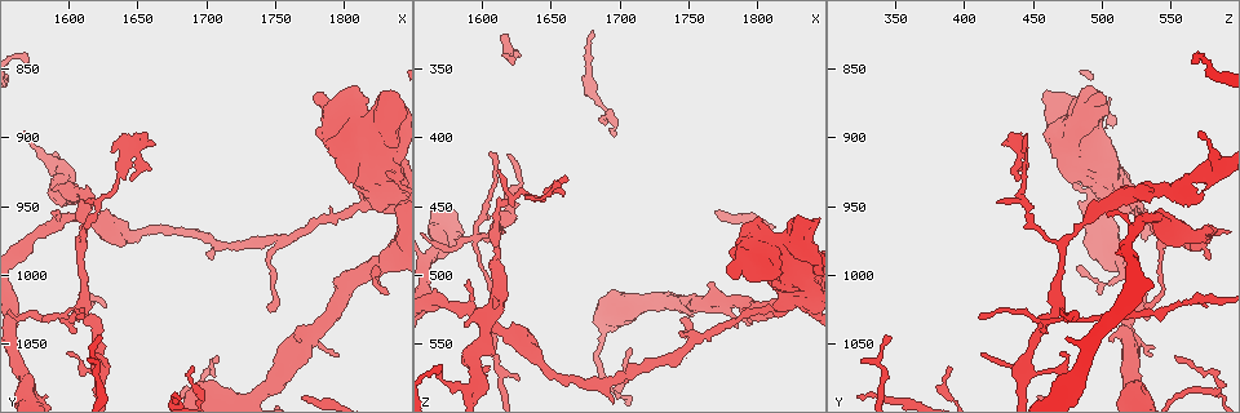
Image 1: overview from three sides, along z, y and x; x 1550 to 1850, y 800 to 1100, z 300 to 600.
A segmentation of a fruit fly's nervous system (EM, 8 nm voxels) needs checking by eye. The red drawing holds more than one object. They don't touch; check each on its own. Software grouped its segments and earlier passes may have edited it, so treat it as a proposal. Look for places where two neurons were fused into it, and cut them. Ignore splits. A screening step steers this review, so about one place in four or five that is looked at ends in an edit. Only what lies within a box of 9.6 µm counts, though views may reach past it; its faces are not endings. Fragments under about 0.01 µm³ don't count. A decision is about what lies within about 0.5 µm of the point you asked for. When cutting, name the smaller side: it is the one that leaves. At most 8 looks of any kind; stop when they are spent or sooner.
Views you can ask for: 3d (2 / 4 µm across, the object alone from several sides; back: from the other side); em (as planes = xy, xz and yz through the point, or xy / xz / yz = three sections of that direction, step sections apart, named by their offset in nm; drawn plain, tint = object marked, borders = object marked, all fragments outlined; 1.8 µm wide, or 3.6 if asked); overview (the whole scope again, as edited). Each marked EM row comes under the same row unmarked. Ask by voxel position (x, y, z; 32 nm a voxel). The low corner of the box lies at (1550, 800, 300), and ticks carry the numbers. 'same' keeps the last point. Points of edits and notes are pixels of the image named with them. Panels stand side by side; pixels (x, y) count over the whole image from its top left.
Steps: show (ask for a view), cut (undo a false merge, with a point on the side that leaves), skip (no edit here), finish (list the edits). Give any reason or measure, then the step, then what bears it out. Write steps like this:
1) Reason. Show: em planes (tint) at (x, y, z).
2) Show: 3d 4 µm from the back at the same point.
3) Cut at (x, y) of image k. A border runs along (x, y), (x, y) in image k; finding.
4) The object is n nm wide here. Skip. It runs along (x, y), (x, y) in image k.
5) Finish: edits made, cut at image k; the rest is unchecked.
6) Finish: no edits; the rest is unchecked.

Calibre changes. Show: 3d 4 µm at (1790, 880, 488).

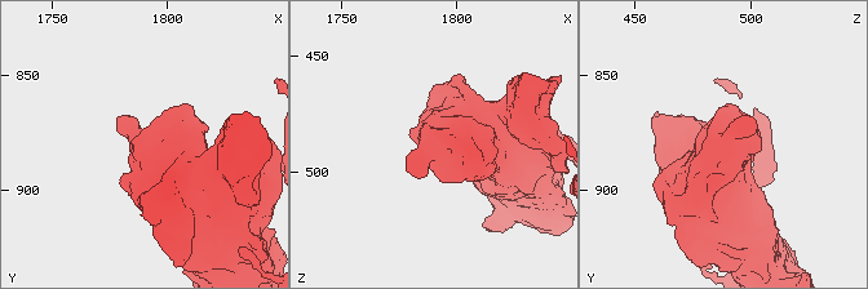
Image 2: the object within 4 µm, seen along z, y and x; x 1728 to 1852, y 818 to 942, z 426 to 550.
Show: em planes (tint) at (1789, 879, 489).

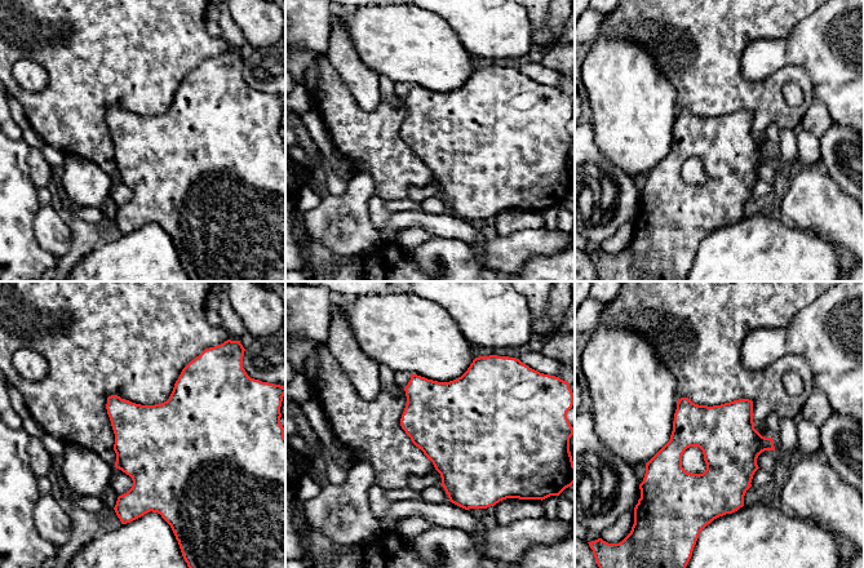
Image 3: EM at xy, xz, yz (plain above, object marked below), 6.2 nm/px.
Skip. Continuous, no second neuron.

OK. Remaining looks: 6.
Sudden change in width. Show: em xz step 16 (tint) at (1814, 948, 526).

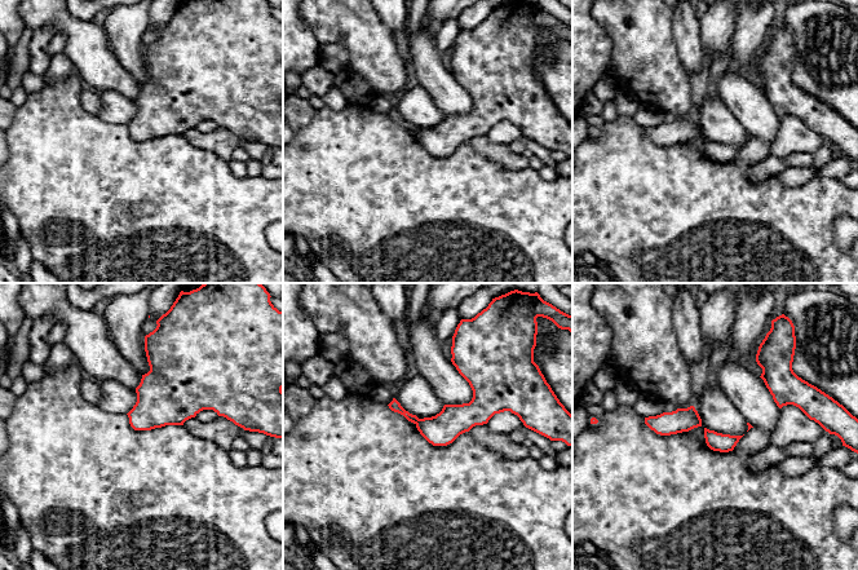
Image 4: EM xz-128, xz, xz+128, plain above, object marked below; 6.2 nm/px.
The object is 110 nm wide here. Cut at (394, 405) of image 4. A border runs along (420, 419), (415, 423) in image 4; two neurons meet here.

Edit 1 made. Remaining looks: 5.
See it whole again. Show: overview.

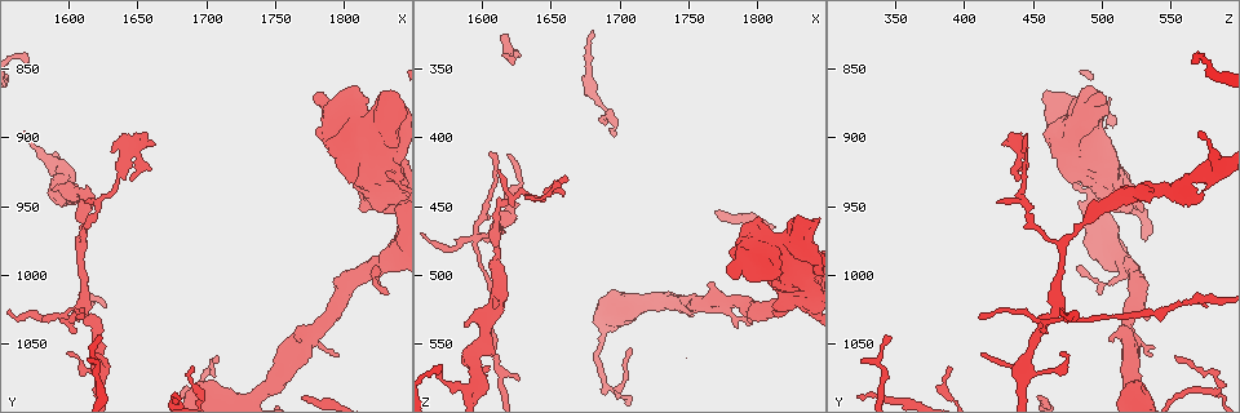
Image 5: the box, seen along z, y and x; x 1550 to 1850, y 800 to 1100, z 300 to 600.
Arms run side by side. Show: 3d 2 µm at (1598, 926, 580).

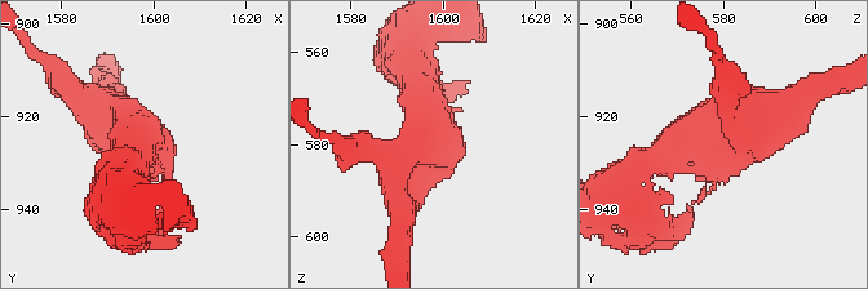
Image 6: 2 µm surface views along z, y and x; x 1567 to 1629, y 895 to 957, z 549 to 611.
4 arms meet here. Show: em planes (tint) at (1598, 927, 578).

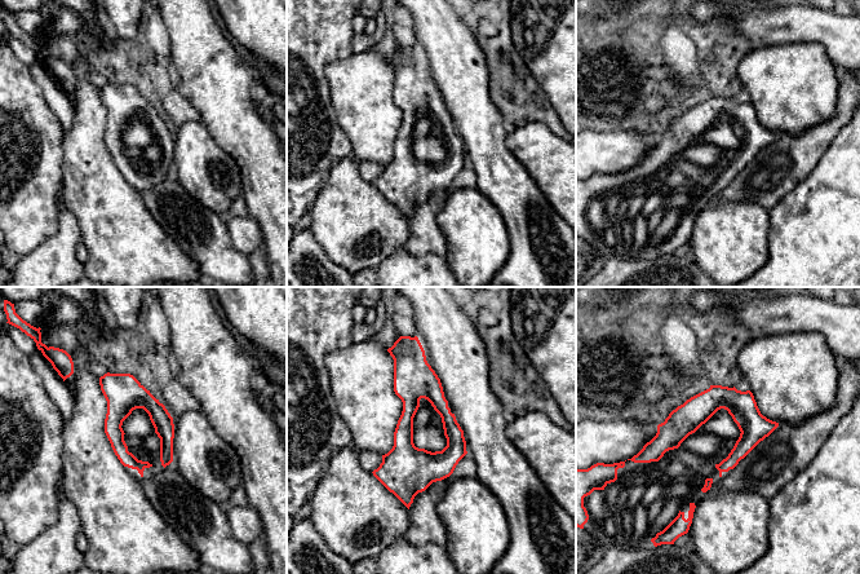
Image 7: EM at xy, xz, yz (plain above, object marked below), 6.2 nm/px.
The object is 110 nm wide here. Skip. It runs along (421, 356), (406, 419), (407, 502) in image 7; continuous, no second neuron.

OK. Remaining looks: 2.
Finish: edits made, cut at image 4; the rest is unchecked.

